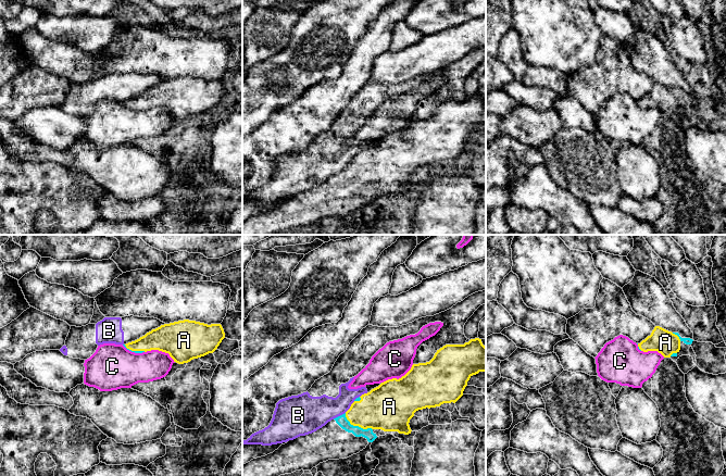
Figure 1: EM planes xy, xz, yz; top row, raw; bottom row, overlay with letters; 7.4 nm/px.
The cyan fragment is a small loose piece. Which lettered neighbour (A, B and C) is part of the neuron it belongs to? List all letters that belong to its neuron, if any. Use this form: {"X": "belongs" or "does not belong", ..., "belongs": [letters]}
{"A": "belongs", "B": "does not belong", "C": "does not belong", "belongs": ["A"]}

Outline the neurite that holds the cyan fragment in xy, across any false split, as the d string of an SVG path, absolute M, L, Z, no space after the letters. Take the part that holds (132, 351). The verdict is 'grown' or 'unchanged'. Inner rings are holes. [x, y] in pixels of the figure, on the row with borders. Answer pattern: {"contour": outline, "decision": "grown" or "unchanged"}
{"contour": "M184 320L161 325L123 346L135 353L159 350L168 353L174 362L184 364L213 353L224 338L221 324L208 325Z", "decision": "grown"}

